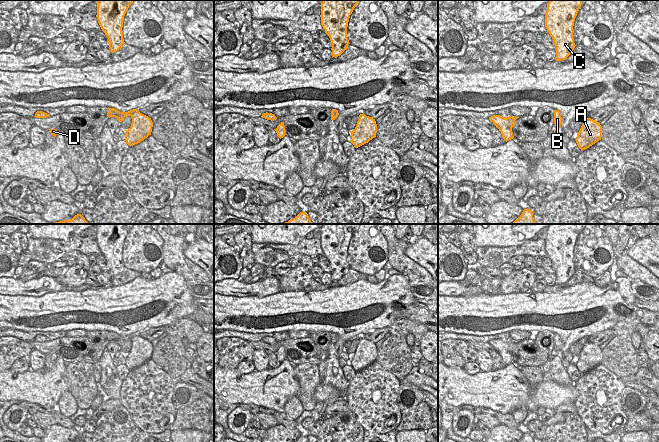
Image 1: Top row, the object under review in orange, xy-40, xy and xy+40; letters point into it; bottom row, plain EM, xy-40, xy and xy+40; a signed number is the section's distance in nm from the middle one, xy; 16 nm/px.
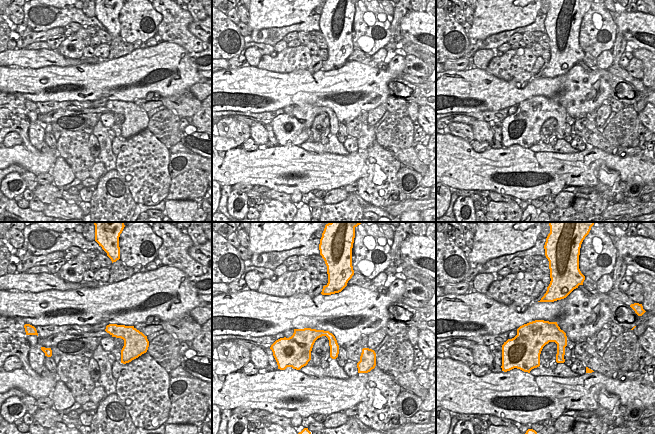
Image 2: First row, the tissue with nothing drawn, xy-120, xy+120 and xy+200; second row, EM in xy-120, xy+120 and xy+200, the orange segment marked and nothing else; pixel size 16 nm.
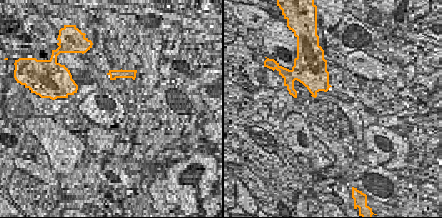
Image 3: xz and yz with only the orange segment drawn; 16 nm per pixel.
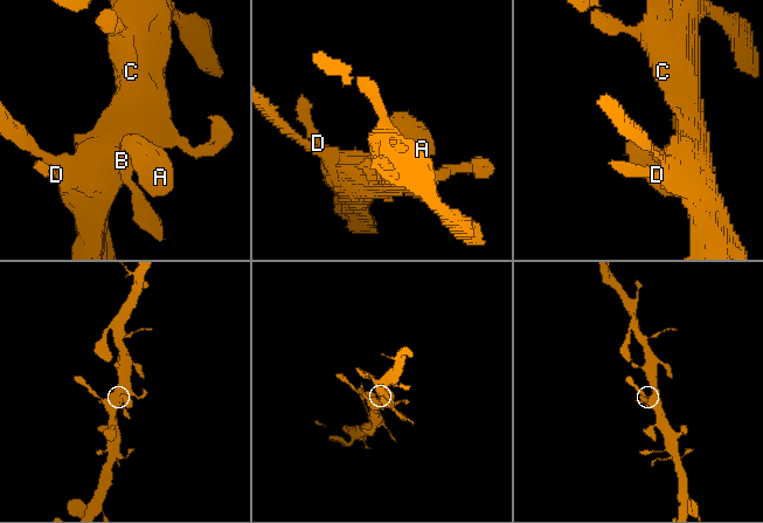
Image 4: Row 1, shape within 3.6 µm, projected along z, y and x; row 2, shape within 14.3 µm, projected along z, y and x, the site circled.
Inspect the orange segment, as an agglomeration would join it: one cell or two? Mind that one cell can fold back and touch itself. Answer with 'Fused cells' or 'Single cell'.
Single cell.

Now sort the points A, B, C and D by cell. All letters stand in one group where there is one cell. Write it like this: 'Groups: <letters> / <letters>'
Groups: A B C D.

